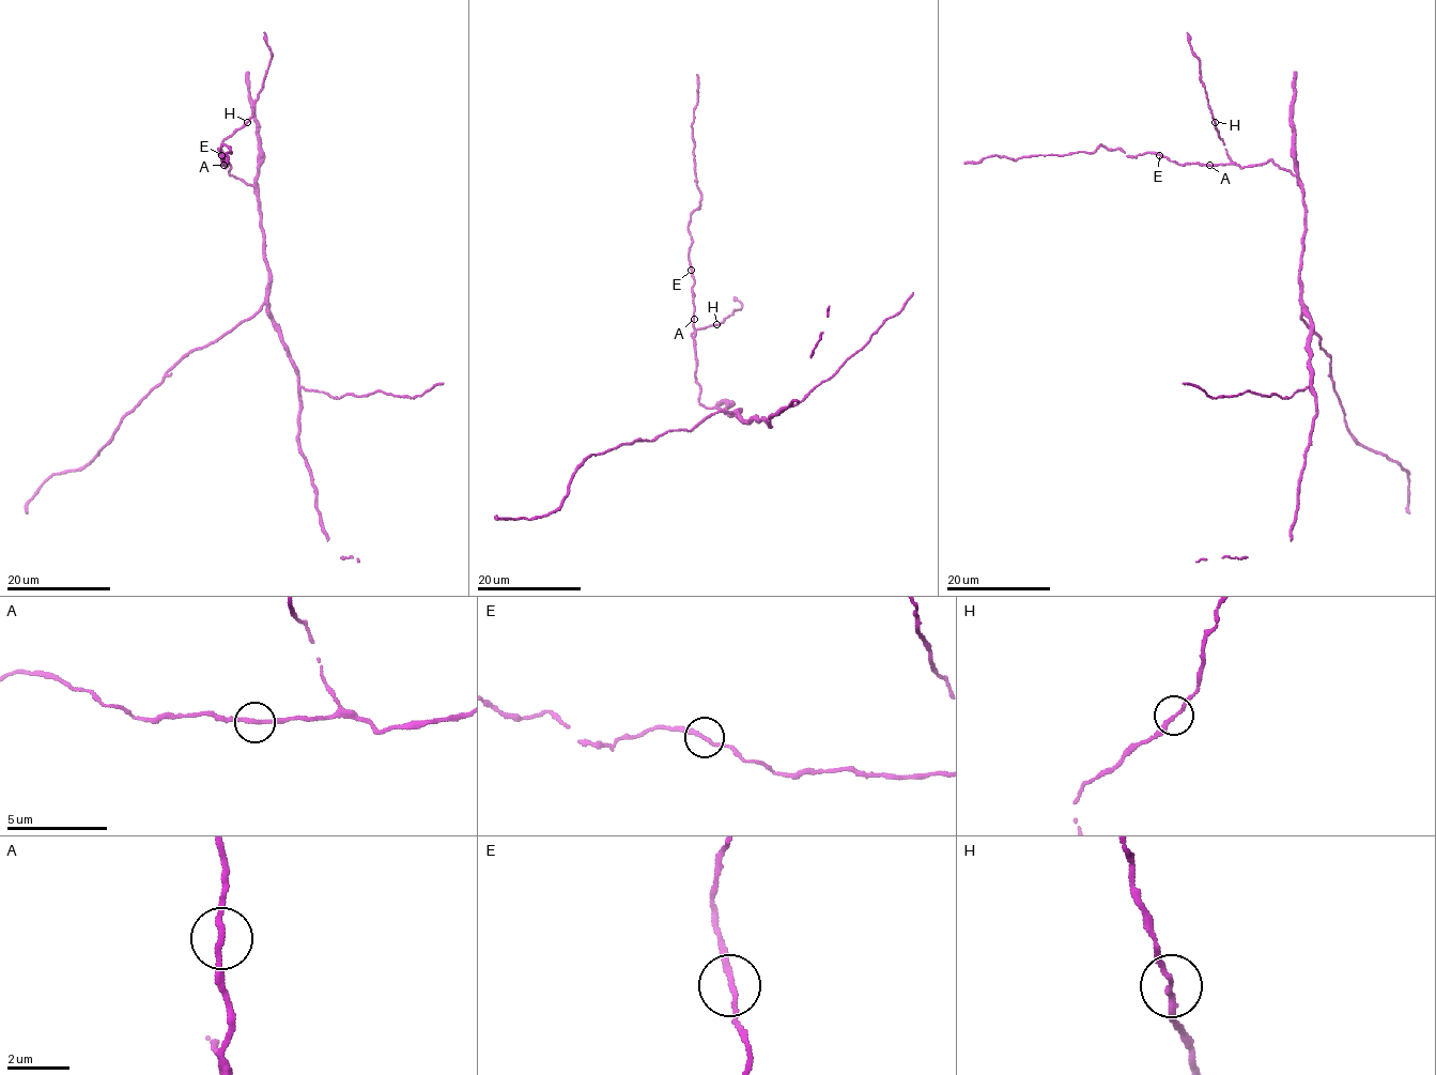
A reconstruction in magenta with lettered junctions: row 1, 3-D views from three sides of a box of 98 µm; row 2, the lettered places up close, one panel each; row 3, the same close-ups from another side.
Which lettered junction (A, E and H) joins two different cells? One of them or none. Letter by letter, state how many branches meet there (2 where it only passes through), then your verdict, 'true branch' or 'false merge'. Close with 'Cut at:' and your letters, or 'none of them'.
A: 2 | true branch
E: 2 | true branch
H: 2 | true branch
Cut at: none of them

